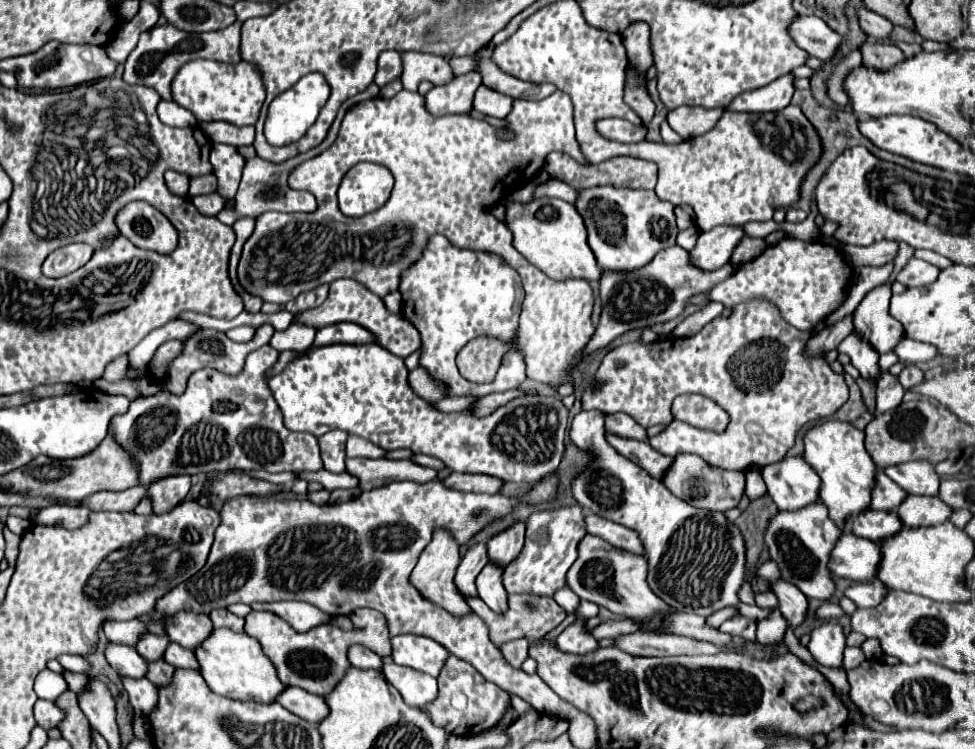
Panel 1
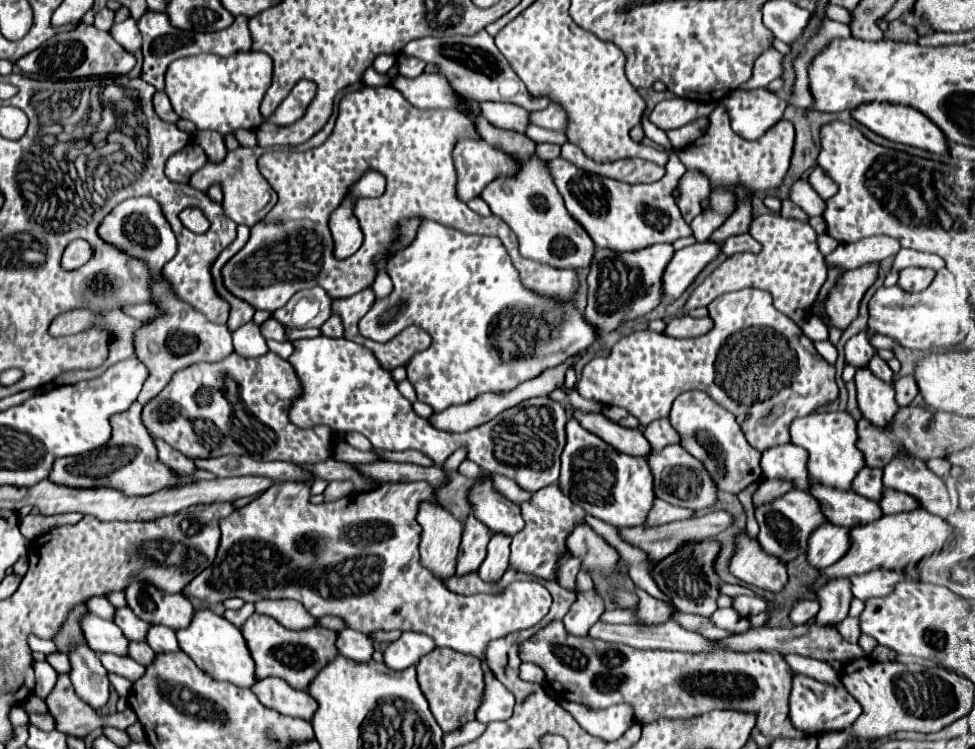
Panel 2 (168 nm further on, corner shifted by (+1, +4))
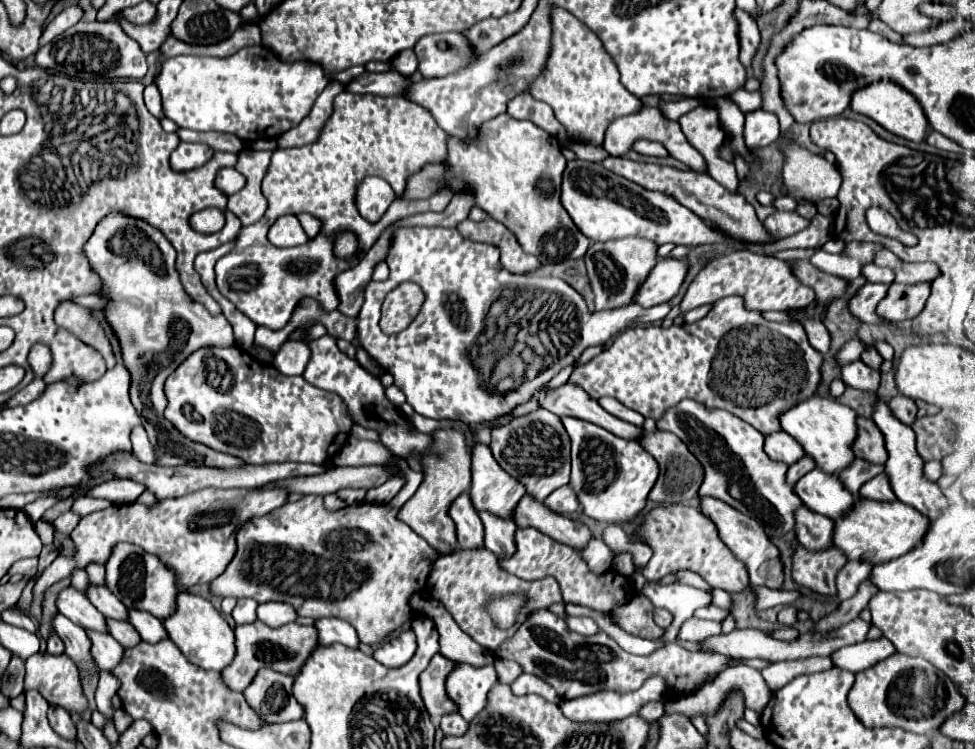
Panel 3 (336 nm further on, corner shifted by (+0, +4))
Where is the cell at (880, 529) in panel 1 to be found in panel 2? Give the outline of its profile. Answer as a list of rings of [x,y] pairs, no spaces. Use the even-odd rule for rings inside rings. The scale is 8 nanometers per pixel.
[[[809,480],[809,492],[817,498],[823,516],[831,524],[839,524],[845,528],[869,524],[879,518],[881,510],[877,502],[871,502],[851,490],[837,490],[815,480]]]

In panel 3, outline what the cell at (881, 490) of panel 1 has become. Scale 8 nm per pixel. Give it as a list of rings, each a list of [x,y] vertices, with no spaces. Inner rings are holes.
[[[856,458],[848,470],[842,470],[838,474],[838,478],[842,480],[842,484],[852,492],[852,494],[858,494],[860,486],[868,480],[872,480],[874,476],[878,476],[880,472],[884,470],[884,466],[878,466],[878,464],[870,464],[870,462],[864,462],[860,458]]]

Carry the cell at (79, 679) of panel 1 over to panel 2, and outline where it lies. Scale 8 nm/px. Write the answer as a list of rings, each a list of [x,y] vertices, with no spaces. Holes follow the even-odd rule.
[[[63,652],[47,654],[47,662],[49,662],[57,672],[63,672],[63,674],[69,674],[69,672],[71,672],[69,658],[67,658],[67,654],[63,654]]]

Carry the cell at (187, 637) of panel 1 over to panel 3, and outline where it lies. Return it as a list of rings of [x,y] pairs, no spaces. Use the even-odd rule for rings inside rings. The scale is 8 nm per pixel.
[[[118,544],[114,548],[110,560],[106,562],[106,586],[130,610],[154,614],[158,620],[166,620],[172,612],[176,612],[178,588],[174,584],[172,570],[168,570],[156,556],[146,554],[140,546]]]

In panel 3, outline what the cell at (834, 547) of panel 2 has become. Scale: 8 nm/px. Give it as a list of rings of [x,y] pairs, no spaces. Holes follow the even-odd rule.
[[[804,506],[796,512],[796,536],[806,550],[828,550],[834,546],[834,522],[828,516],[816,514]]]

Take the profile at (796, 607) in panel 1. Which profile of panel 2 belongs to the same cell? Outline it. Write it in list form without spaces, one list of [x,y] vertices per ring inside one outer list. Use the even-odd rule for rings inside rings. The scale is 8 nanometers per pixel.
[[[739,532],[735,536],[735,554],[729,562],[729,570],[745,584],[769,592],[781,592],[787,584],[785,564],[779,558],[767,554],[747,532]]]

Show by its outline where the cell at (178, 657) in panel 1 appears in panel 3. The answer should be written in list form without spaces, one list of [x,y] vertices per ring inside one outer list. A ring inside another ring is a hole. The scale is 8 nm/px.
[[[130,610],[130,624],[138,630],[138,634],[142,636],[144,642],[154,644],[154,642],[168,638],[164,624],[158,618],[154,618],[152,614],[144,614],[140,610]]]

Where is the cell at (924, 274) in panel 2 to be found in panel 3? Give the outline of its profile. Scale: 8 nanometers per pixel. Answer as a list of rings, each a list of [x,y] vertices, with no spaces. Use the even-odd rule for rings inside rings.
[[[892,282],[886,298],[878,304],[878,314],[886,320],[906,320],[914,318],[922,312],[932,282],[916,282],[916,284],[898,284]]]

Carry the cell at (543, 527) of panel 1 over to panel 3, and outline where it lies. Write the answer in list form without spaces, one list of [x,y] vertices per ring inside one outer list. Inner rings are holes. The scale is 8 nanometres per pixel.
[[[562,486],[560,490],[554,490],[546,500],[544,504],[554,510],[554,512],[560,512],[560,514],[572,514],[578,510],[578,500],[576,500],[576,494],[570,486]]]

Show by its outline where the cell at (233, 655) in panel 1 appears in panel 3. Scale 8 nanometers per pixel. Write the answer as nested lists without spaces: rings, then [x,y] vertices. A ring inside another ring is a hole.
[[[180,592],[178,594],[178,608],[176,614],[164,620],[164,628],[168,630],[168,638],[182,650],[182,654],[196,666],[204,670],[216,670],[222,672],[228,662],[236,656],[234,646],[234,630],[230,624],[222,618],[222,614],[202,596]]]

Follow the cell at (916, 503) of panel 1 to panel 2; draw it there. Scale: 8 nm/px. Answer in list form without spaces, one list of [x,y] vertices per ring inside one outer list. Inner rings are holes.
[[[885,488],[885,490],[883,490],[883,496],[881,496],[881,500],[879,500],[879,506],[881,506],[883,514],[909,512],[909,510],[919,508],[919,504],[917,504],[909,494],[895,492],[895,490],[891,490],[891,488]]]

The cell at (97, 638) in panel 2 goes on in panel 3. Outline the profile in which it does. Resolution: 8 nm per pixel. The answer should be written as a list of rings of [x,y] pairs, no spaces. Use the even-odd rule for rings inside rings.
[[[72,586],[60,592],[56,606],[58,606],[60,614],[64,614],[68,620],[78,624],[80,628],[108,632],[106,618],[92,606],[92,602],[88,602],[88,598],[84,594],[74,590]]]

